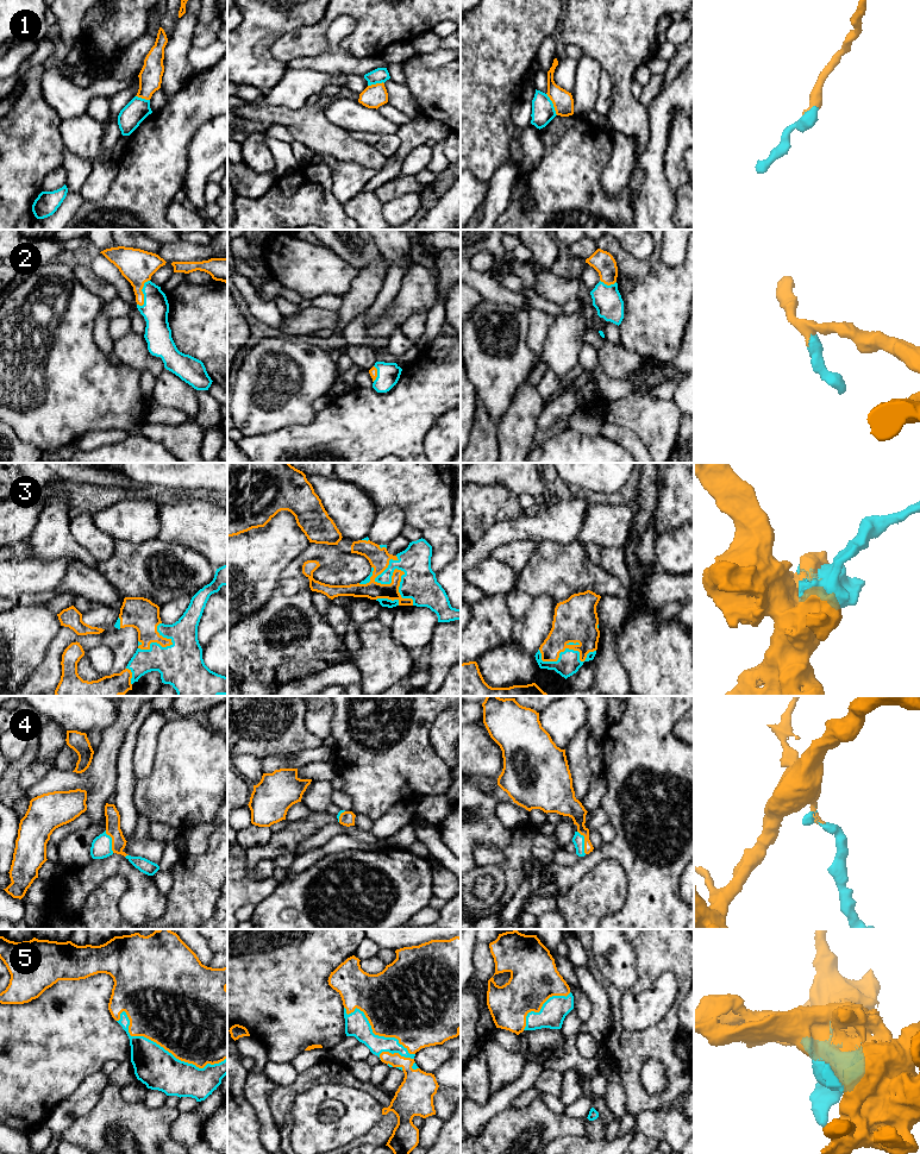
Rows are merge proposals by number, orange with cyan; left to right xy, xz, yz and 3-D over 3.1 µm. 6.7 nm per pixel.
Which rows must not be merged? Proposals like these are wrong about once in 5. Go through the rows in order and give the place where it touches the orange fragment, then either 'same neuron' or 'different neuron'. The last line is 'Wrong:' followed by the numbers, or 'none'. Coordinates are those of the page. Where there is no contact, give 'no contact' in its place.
1: contact yz (552, 102); different neuron
2: contact xy (142, 293); same neuron
3: contact xz (393, 574); same neuron
4: contact yz (584, 842); same neuron
5: contact xy (162, 1046); same neuron
Wrong: 1

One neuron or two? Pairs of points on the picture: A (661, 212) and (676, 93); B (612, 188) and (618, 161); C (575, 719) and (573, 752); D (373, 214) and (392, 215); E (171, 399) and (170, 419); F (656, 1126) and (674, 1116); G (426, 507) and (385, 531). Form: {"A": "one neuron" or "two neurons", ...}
{"A": "one neuron", "B": "one neuron", "C": "two neurons", "D": "two neurons", "E": "two neurons", "F": "one neuron", "G": "two neurons"}

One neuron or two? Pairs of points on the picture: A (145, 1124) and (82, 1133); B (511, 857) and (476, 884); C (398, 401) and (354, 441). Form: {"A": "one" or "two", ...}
{"A": "one", "B": "two", "C": "one"}

